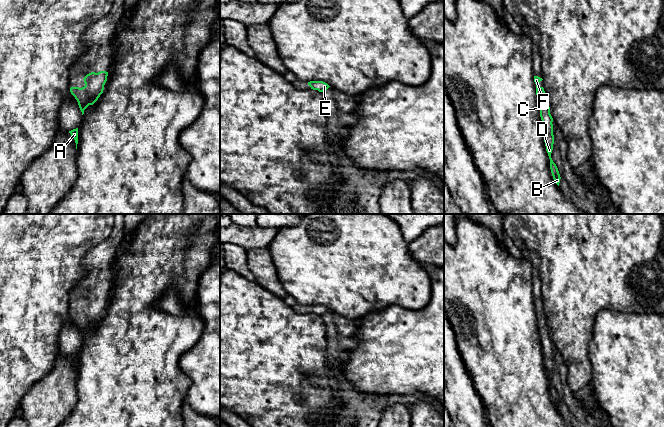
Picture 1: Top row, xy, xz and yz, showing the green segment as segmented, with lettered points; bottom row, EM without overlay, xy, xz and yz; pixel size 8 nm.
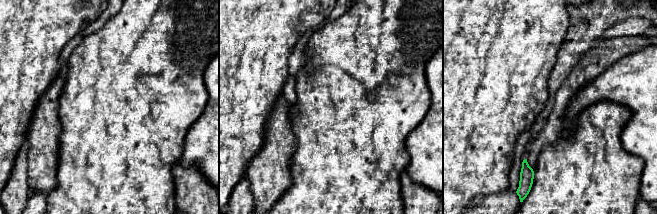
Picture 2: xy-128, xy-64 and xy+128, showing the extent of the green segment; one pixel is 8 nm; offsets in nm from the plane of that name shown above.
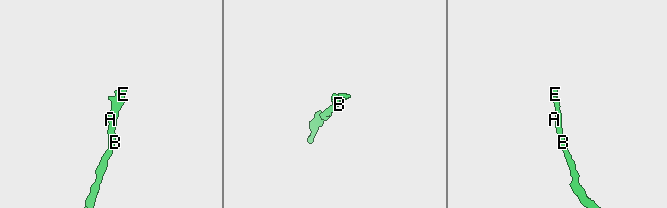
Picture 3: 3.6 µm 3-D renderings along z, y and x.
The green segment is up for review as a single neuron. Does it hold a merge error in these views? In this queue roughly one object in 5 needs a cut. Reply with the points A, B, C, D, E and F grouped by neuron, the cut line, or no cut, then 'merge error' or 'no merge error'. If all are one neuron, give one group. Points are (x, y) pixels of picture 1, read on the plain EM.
A B C D E F; no cut; no merge error

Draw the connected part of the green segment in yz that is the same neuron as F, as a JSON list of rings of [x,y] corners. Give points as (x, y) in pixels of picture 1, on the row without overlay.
[[[534,300],[534,306],[536,308],[536,319],[537,319],[538,331],[540,334],[540,341],[542,344],[544,366],[546,370],[546,375],[550,383],[550,393],[555,407],[559,410],[561,401],[556,388],[553,386],[551,382],[551,377],[554,368],[553,348],[552,348],[553,342],[550,338],[550,331],[546,322],[544,312],[539,310],[539,307],[542,304],[543,304],[542,302],[538,300]]]

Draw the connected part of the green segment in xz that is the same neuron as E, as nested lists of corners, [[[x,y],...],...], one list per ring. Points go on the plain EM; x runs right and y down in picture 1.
[[[310,305],[308,306],[308,309],[311,311],[311,313],[318,314],[319,316],[323,316],[330,311],[327,307],[323,305]]]

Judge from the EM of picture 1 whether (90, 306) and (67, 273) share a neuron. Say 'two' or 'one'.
two

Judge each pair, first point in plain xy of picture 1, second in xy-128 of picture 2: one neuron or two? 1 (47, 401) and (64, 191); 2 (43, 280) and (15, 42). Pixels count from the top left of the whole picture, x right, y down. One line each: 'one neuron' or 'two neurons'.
1: two neurons
2: one neuron

